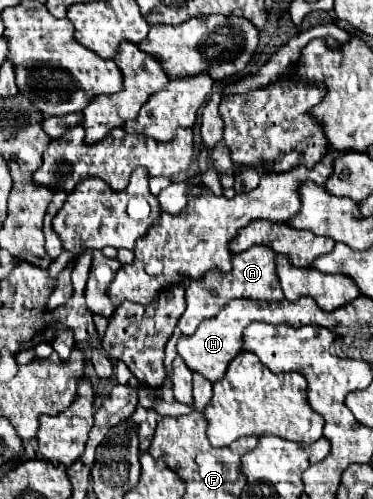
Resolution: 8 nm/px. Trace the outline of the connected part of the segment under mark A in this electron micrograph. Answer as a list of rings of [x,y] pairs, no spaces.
[[[252,246],[250,250],[236,254],[232,258],[232,270],[228,274],[222,272],[208,272],[202,280],[190,282],[186,288],[186,312],[184,318],[194,318],[194,320],[206,320],[212,318],[222,306],[226,306],[228,300],[232,298],[250,298],[250,300],[282,300],[282,288],[276,276],[276,266],[274,266],[276,254],[266,248],[266,246]]]

